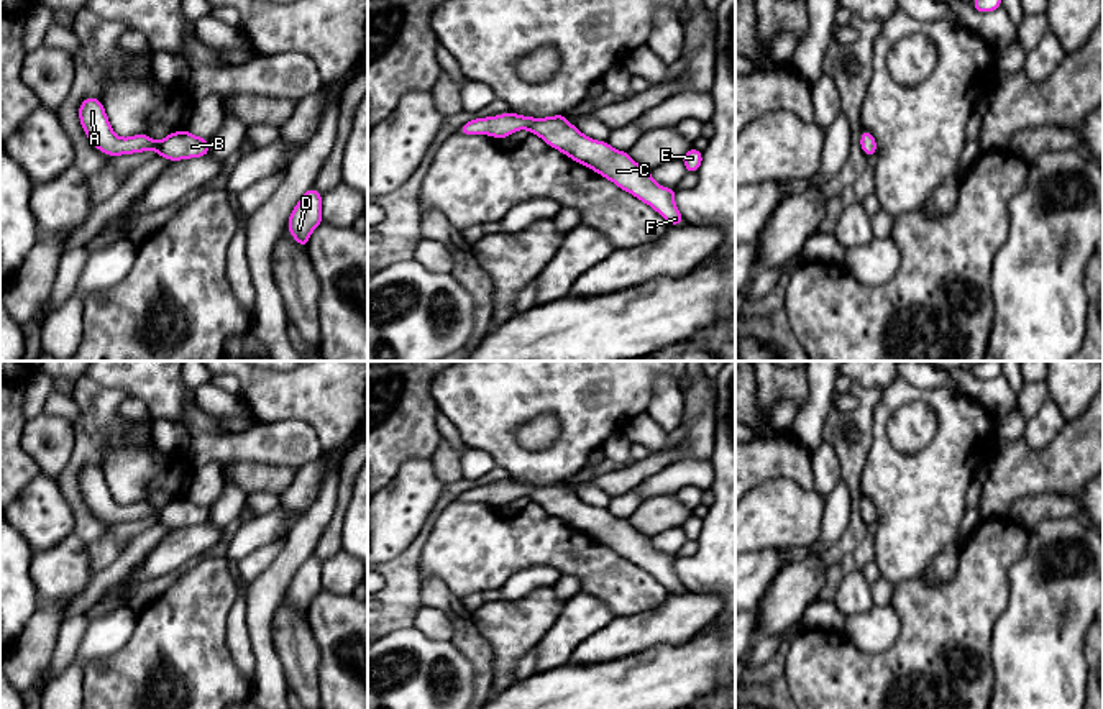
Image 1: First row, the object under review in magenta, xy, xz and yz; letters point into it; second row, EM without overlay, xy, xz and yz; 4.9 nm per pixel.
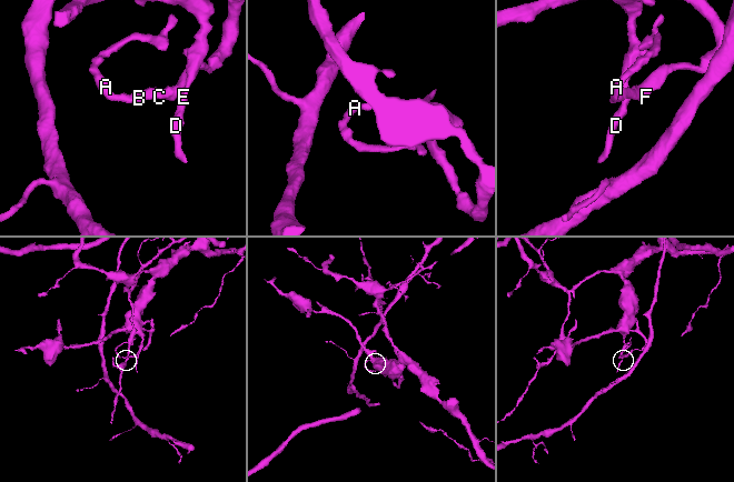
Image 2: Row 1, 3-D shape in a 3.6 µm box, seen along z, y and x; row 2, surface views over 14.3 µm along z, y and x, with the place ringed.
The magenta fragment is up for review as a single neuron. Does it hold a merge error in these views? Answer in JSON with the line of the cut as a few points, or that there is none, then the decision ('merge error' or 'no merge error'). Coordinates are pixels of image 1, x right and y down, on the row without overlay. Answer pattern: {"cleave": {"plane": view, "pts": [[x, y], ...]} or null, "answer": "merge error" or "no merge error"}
{"cleave": null, "answer": "no merge error"}

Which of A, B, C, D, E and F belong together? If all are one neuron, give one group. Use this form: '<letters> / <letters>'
A B C D E F

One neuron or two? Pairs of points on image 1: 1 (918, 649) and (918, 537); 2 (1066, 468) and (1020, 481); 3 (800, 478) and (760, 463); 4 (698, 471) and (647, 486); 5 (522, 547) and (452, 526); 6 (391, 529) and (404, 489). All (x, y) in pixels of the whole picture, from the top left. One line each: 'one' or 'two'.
1: two
2: one
3: one
4: one
5: one
6: one

